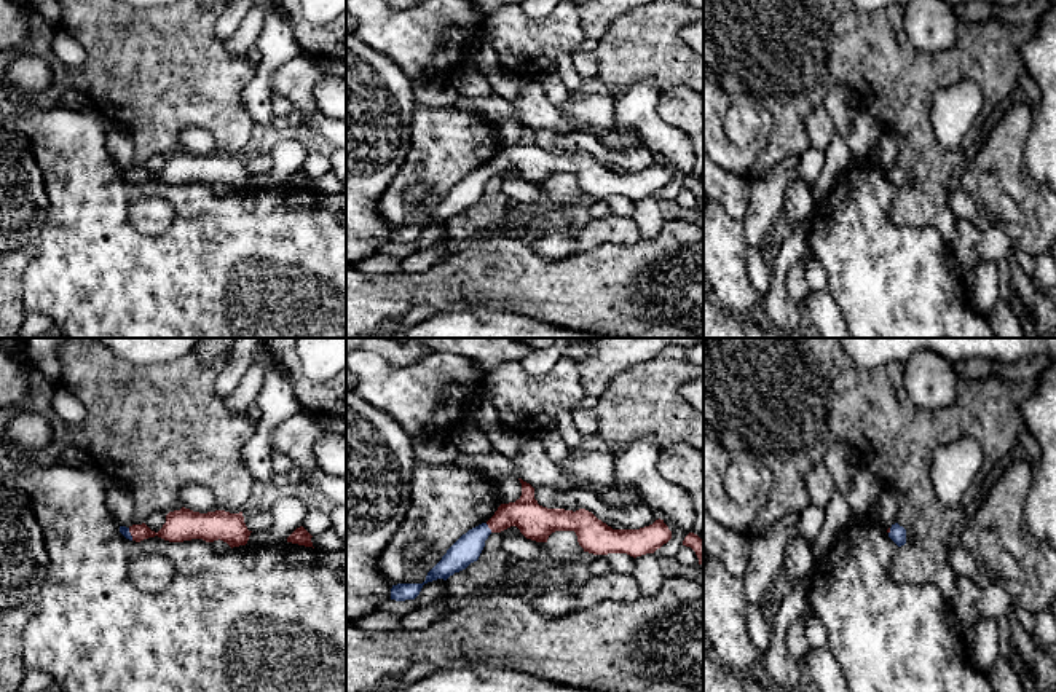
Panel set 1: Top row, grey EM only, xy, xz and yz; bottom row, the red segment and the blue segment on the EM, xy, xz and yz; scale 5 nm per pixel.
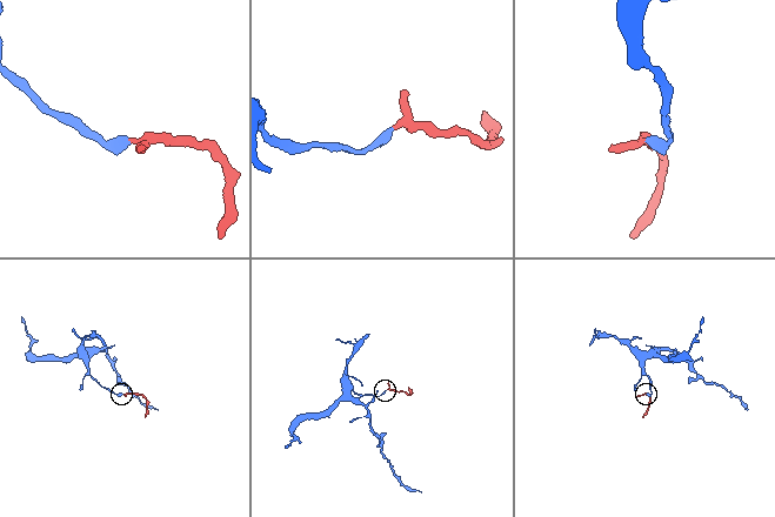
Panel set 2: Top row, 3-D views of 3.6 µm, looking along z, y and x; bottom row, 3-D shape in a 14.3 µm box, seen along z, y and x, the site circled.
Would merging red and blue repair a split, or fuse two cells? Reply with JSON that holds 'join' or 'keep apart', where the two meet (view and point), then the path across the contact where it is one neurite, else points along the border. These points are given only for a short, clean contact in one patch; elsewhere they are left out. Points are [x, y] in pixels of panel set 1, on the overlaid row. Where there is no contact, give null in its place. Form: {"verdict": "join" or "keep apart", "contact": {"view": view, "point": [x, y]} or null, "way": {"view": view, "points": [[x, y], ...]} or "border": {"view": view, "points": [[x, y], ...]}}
{"verdict": "join", "contact": {"view": "xz", "point": [488, 526]}, "way": {"view": "xz", "points": [[535, 522], [503, 518], [488, 526], [468, 549]]}}

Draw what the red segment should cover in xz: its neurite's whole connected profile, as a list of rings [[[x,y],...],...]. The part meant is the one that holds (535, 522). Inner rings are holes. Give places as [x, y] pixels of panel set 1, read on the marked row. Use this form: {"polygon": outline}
{"polygon": [[[518,478],[522,496],[515,502],[501,504],[487,521],[463,534],[428,572],[423,584],[397,584],[391,588],[391,600],[415,600],[423,585],[437,579],[447,580],[455,572],[466,569],[477,561],[485,541],[491,533],[501,533],[517,526],[531,541],[547,542],[555,531],[574,531],[584,552],[593,555],[627,553],[633,558],[654,553],[672,539],[672,531],[664,520],[640,529],[613,529],[592,512],[579,509],[547,509],[534,499],[534,488]]]}

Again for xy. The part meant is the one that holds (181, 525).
{"polygon": [[[182,507],[180,510],[166,515],[166,523],[158,533],[152,531],[145,523],[132,525],[129,528],[120,526],[120,533],[126,539],[136,542],[155,536],[169,542],[183,542],[191,539],[214,542],[220,539],[233,548],[246,545],[252,531],[247,529],[242,512],[230,513],[225,510],[215,510],[199,513]]]}

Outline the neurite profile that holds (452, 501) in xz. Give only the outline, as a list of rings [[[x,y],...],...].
[[[416,462],[412,478],[412,501],[407,517],[378,560],[384,579],[397,584],[423,584],[428,572],[447,550],[469,529],[487,523],[499,507],[495,480],[456,464]],[[415,541],[426,541],[429,550],[416,564],[408,564],[404,550]]]

